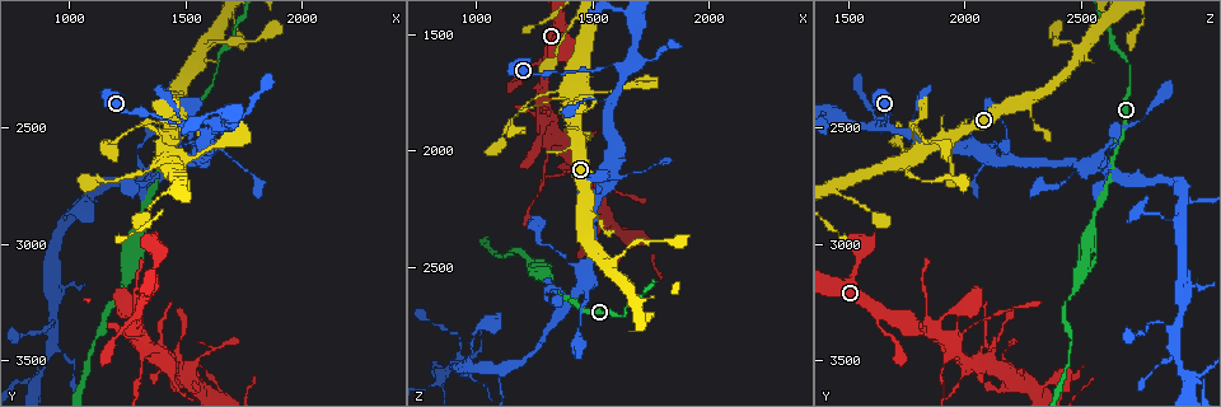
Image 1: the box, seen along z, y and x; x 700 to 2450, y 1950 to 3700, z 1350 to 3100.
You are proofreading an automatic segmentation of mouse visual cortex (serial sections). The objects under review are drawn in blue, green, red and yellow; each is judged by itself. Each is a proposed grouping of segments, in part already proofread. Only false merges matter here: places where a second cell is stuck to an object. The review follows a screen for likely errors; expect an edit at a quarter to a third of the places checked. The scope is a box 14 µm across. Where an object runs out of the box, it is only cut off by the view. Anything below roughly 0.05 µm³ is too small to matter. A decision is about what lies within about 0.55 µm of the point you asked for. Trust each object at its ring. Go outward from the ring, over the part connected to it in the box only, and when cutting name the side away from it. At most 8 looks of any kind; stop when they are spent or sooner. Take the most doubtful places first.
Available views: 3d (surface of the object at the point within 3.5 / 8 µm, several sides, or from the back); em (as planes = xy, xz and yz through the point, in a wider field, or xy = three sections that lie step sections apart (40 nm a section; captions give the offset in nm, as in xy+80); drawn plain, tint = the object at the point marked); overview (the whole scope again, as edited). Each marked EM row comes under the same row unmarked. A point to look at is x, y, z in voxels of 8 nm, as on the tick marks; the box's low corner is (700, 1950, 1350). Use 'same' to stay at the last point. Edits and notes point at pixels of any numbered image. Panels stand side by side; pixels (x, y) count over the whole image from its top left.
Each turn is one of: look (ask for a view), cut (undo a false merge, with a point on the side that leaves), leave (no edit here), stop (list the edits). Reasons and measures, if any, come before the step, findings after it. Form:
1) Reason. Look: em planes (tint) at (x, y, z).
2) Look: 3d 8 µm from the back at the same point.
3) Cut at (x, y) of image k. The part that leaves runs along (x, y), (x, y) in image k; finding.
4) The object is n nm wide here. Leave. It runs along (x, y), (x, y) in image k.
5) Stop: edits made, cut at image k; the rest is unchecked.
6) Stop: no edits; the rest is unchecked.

Thick turns thin. Look: 3d 3.5 µm at (1640, 2480, 1660).

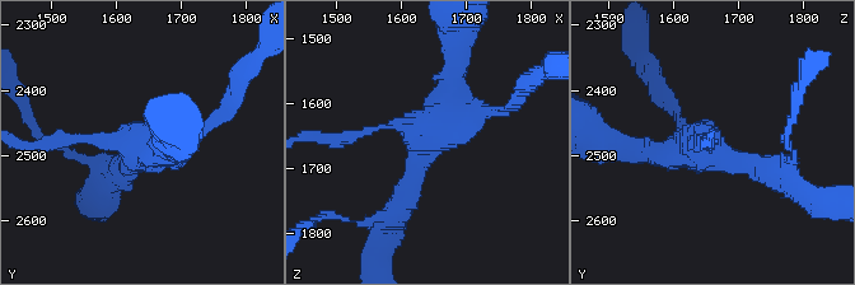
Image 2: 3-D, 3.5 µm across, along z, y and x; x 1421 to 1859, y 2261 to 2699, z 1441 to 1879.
4 arms meet here; the arms are 150, 200, 250, 300 nm wide; shape alone is not enough. Look: em xy step 1 (tint) at (1635, 2485, 1650).

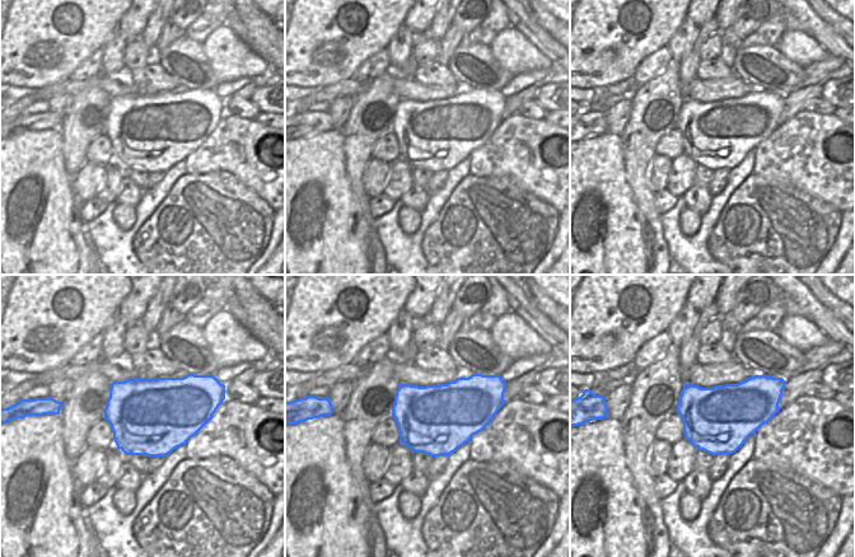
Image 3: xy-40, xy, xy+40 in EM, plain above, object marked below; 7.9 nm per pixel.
Another direction. Look: em planes (tint) at the same point.

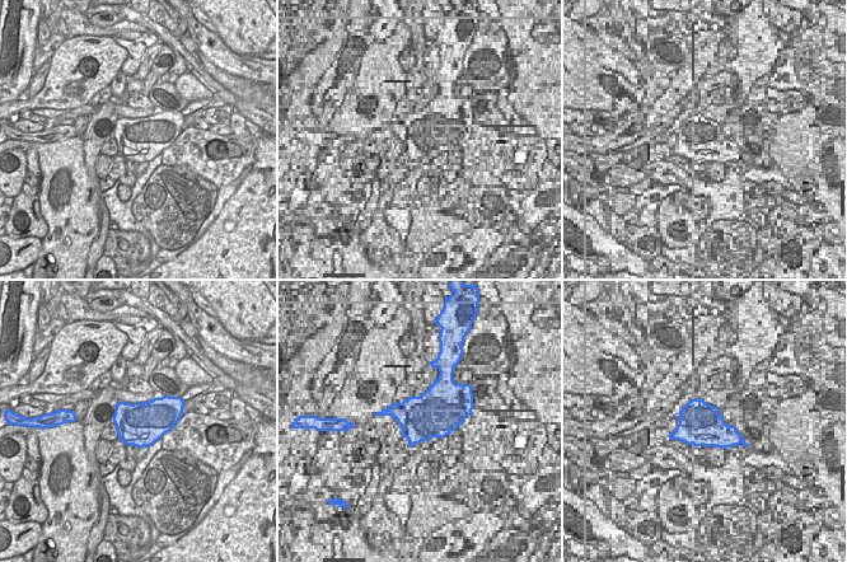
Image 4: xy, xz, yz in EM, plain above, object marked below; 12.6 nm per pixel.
Leave. Continuous, no second cell.

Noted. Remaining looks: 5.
Abrupt turn. Look: 3d 3.5 µm from the back at (1590, 2590, 2110).

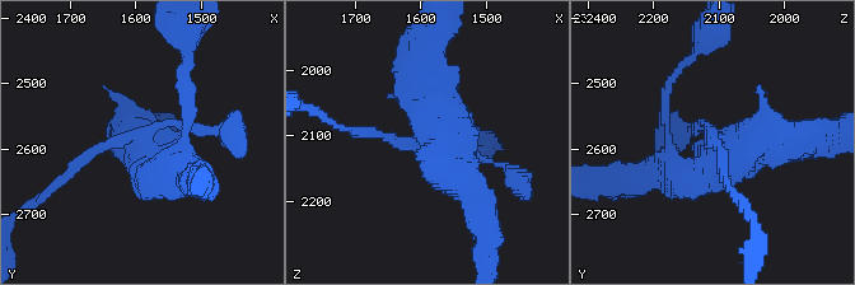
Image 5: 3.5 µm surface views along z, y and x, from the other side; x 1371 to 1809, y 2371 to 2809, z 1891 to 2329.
Look: em xy step 5 (tint) at (1600, 2585, 2100).

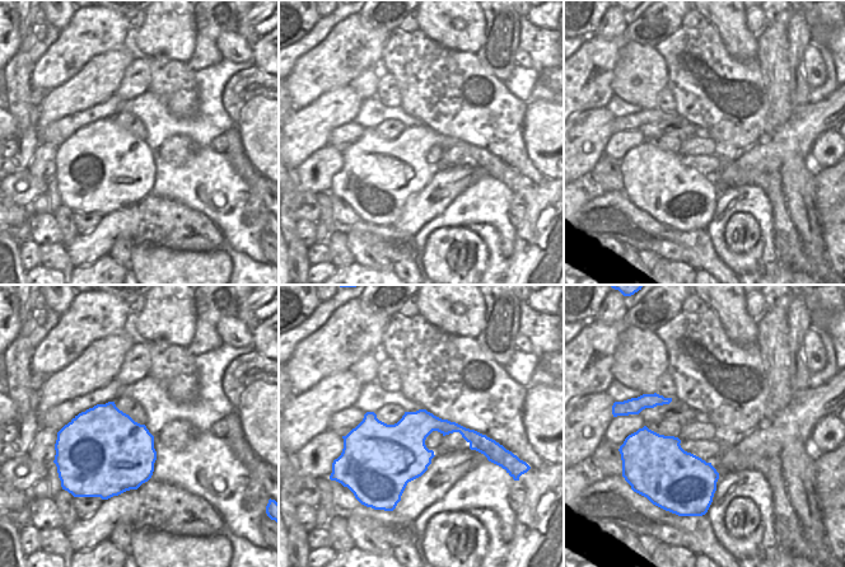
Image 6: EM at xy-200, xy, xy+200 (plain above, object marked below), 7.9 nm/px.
Another direction. Look: em xy step 3 (tint) at the same point.

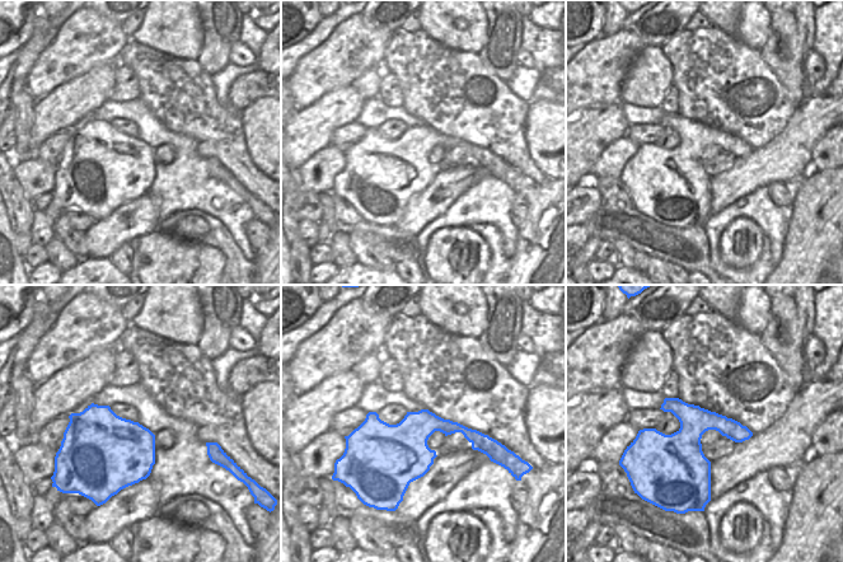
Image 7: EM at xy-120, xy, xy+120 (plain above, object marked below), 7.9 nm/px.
Leave. It runs along (423, 56), (445, 169), (473, 196) in image 5; one cell here.

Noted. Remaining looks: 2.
Four-way junction. Look: 3d 8 µm at (1310, 3410, 1970).

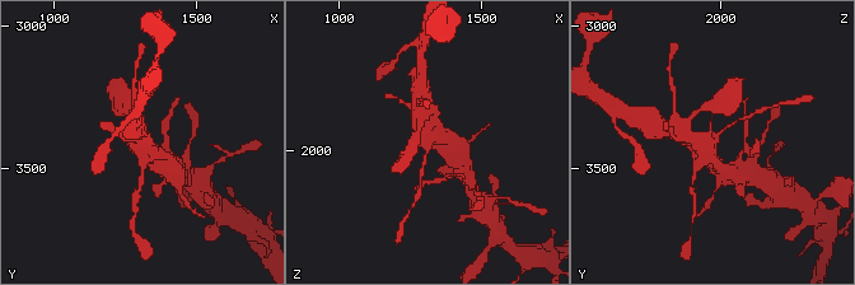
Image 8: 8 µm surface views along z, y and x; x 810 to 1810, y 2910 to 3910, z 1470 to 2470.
Look: em xy step 1 (tint) at (1300, 3410, 1960).

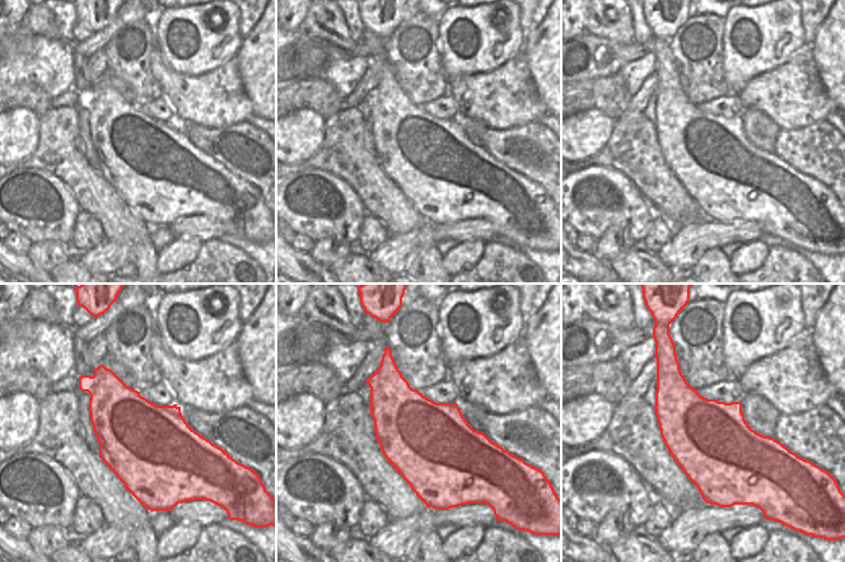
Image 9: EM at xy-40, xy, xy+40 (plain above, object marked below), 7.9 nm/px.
Leave. It runs along (674, 130), (696, 139), (720, 168) in image 8; all the same cell.

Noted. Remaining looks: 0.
Stop: no edits; the rest is unchecked.

